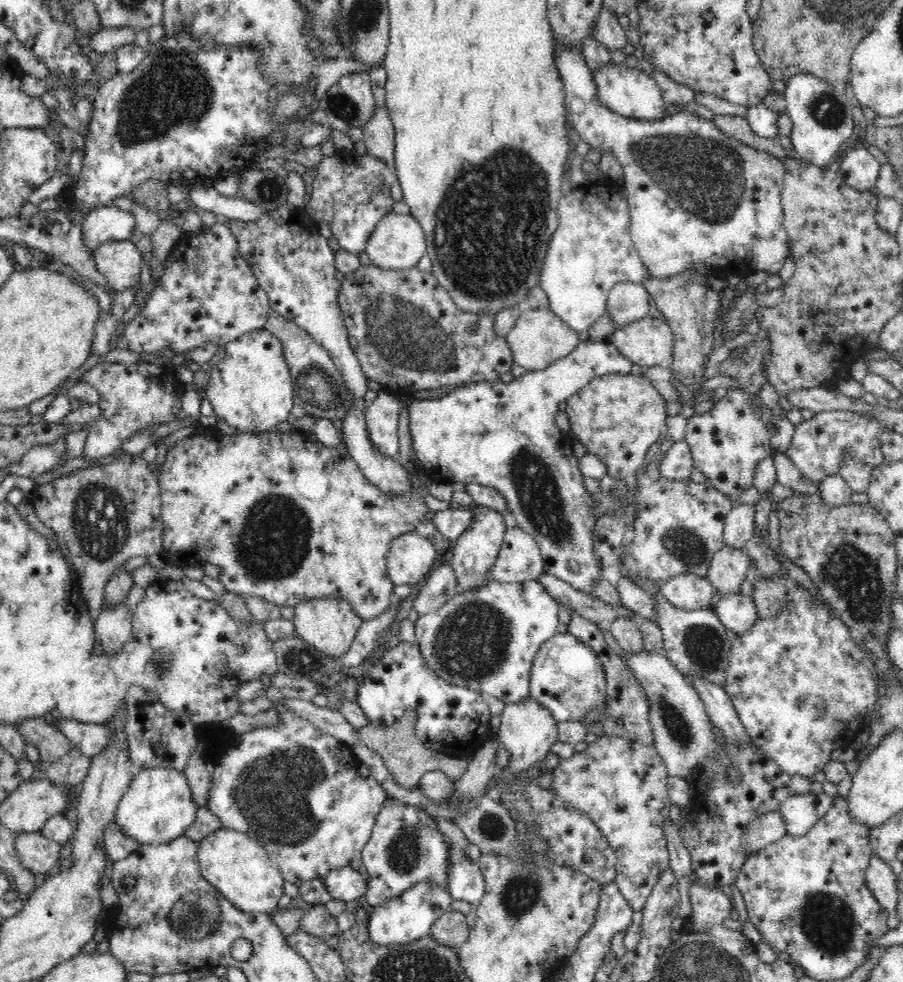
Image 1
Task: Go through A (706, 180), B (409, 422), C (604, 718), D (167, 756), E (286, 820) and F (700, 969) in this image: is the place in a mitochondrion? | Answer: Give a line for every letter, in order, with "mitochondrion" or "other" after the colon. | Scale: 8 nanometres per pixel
A: mitochondrion
B: other
C: other
D: other
E: mitochondrion
F: mitochondrion

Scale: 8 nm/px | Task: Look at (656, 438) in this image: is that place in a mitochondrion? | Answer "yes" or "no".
no

